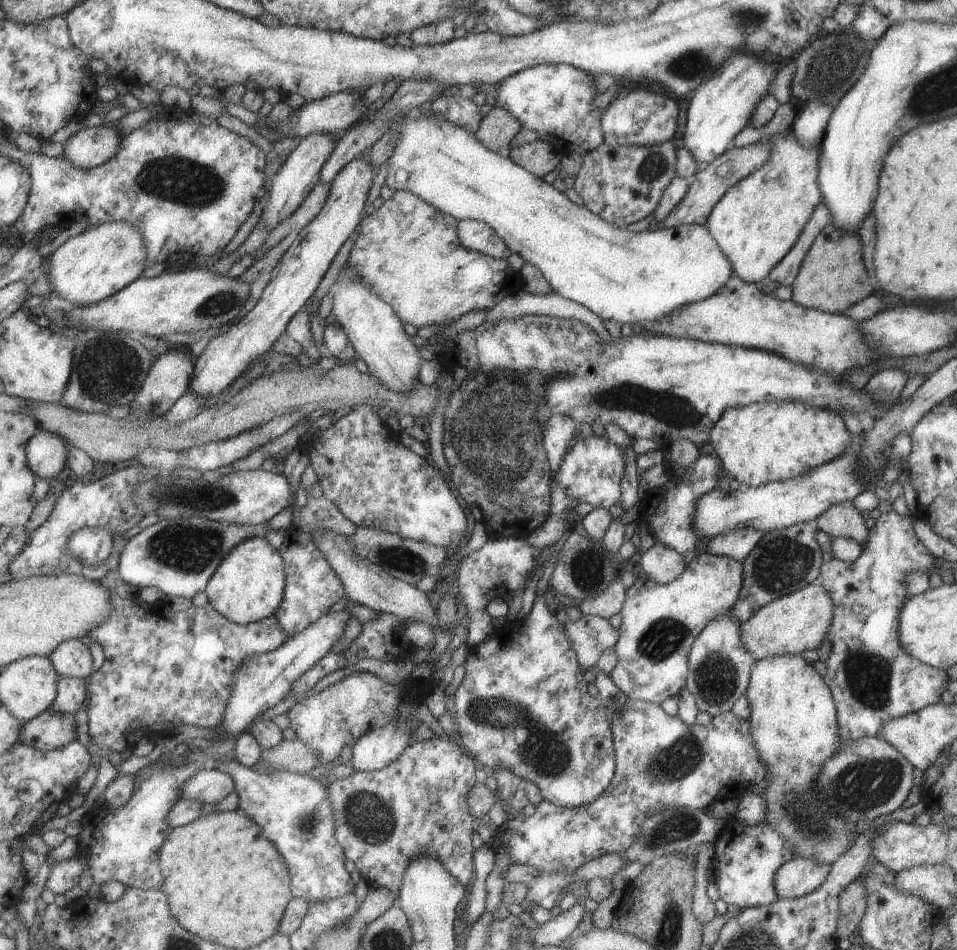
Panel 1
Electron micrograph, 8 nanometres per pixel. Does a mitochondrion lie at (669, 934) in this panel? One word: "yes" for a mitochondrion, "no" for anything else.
yes

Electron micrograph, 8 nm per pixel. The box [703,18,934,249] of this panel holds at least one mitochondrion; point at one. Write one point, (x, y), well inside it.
(822, 71)

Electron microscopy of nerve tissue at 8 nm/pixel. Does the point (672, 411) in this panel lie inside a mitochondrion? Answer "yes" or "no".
yes

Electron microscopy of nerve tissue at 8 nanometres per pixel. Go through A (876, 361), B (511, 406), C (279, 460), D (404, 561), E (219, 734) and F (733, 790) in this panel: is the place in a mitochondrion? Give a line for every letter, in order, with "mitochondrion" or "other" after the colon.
A: other
B: mitochondrion
C: other
D: mitochondrion
E: other
F: other

